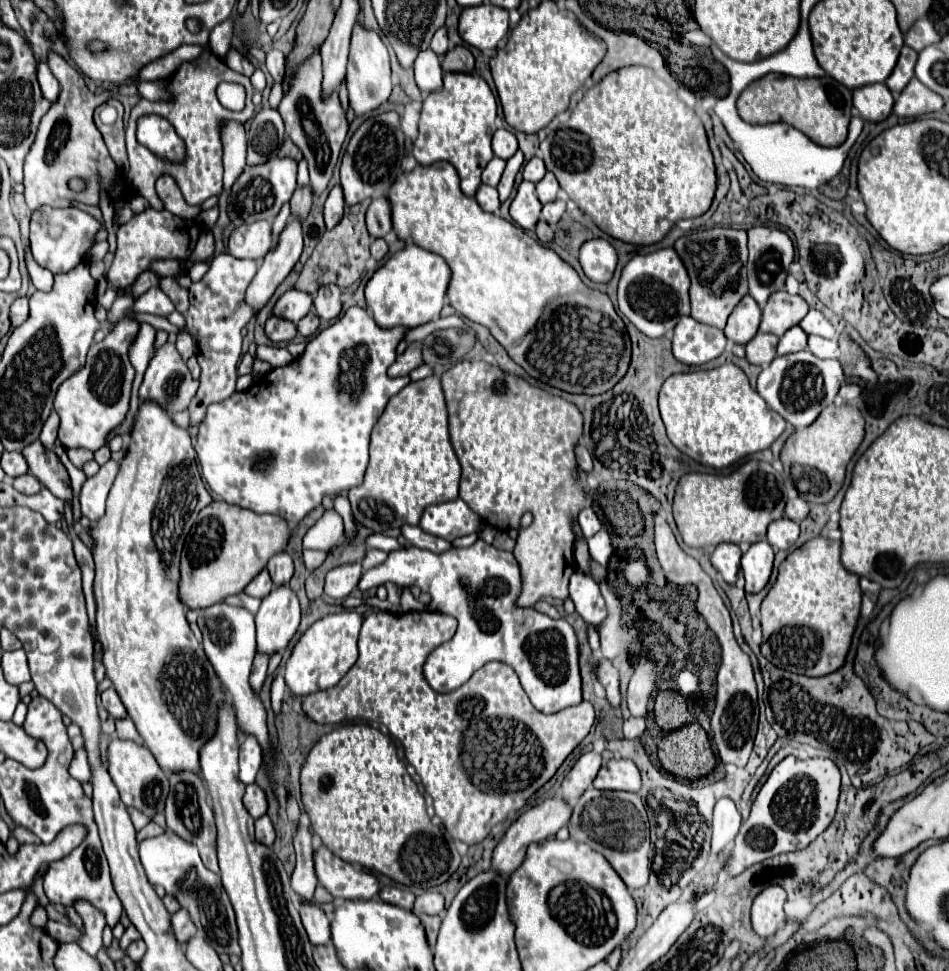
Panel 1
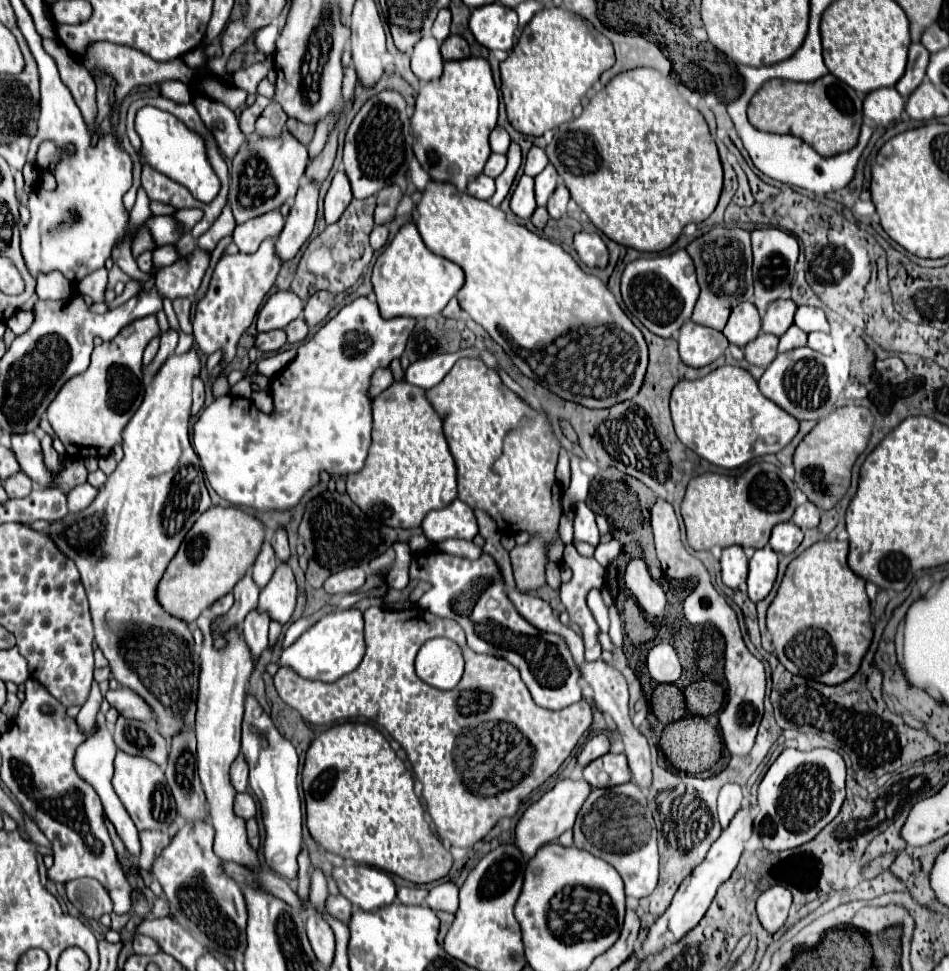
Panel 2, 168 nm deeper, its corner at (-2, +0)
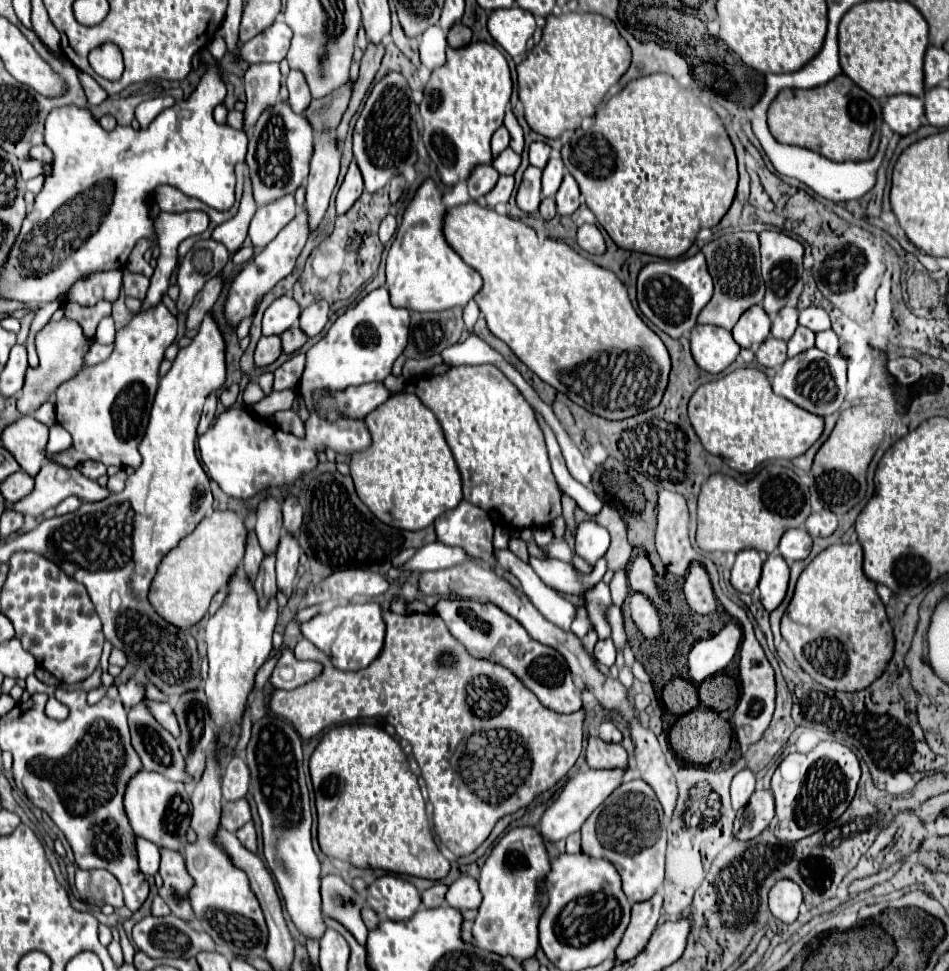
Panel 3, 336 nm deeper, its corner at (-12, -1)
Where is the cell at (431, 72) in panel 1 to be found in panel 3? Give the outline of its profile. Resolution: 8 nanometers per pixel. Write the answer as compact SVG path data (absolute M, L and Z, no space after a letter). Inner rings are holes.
M430 26L420 38L420 60L428 70L436 70L446 64L446 34L440 26Z

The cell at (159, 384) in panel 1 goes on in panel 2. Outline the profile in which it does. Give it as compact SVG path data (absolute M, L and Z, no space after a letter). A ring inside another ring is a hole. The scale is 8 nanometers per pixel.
M168 329L166 333L162 333L162 337L160 337L160 351L158 351L156 359L146 367L146 373L154 375L156 369L160 369L160 365L162 365L162 363L172 355L172 353L174 353L176 345L178 345L178 331Z

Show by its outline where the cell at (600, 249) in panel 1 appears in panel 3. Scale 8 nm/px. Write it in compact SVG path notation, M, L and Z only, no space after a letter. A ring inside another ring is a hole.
M584 224L578 228L578 244L582 250L588 254L604 254L606 252L606 242L602 232L594 224Z

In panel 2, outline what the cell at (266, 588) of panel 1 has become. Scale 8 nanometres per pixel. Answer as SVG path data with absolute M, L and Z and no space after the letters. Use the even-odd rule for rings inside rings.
M266 537L264 543L262 543L262 549L260 549L260 553L258 553L258 557L252 565L252 577L258 583L258 587L264 587L270 581L276 565L278 565L278 559L276 559L274 549L272 549L268 537Z

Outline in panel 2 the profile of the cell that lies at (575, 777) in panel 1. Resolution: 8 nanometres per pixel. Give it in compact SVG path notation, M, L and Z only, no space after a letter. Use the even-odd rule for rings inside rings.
M596 733L592 739L588 739L588 743L584 745L580 757L578 757L578 767L588 765L590 761L594 761L596 757L602 757L604 753L610 751L610 739L604 733Z

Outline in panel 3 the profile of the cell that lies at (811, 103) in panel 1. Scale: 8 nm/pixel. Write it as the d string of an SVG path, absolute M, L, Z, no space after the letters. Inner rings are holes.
M846 74L810 90L784 88L768 108L768 128L778 142L810 148L836 162L872 158L880 140L880 124L880 102L856 86Z

